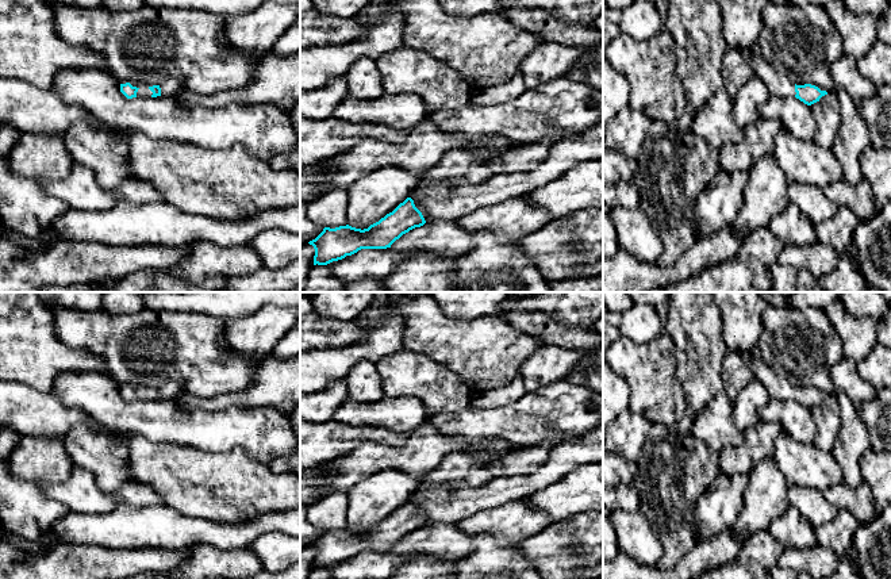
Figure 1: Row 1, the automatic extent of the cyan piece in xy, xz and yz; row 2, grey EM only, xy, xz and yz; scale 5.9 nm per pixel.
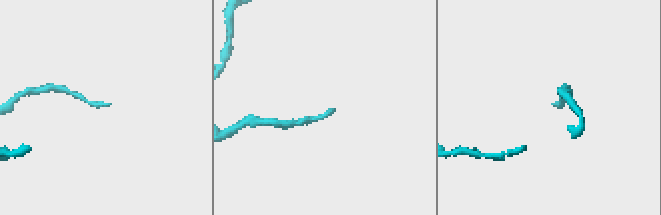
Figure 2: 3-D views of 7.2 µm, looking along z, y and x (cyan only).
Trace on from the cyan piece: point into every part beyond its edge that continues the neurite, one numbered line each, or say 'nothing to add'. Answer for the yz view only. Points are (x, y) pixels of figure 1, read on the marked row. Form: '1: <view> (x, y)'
1: yz (778, 84)

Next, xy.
1: xy (171, 85)

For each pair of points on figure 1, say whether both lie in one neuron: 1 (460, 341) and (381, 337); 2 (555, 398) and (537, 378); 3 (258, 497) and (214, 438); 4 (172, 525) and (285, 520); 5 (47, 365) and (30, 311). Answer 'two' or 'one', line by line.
1: two
2: two
3: two
4: one
5: one

